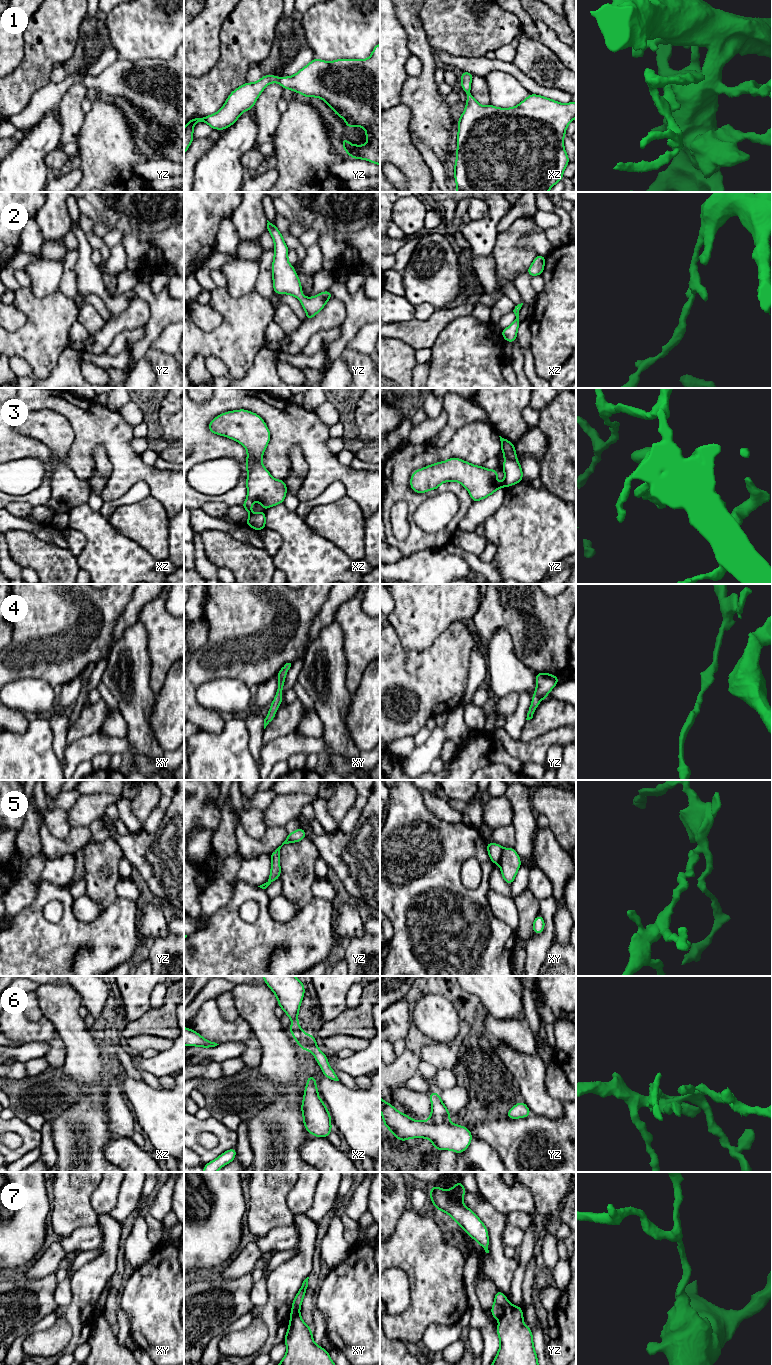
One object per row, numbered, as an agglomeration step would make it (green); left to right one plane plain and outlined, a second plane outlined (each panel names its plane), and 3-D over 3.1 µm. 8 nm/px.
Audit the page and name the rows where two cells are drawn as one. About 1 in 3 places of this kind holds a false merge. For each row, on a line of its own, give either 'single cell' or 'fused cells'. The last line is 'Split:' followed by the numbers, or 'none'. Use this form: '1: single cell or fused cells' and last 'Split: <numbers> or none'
1: single cell
2: single cell
3: fused cells
4: single cell
5: fused cells
6: fused cells
7: fused cells
Split: 3, 5, 6, 7

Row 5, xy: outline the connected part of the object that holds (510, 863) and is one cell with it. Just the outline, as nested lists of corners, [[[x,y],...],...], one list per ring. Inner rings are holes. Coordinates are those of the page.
[[[503,849],[499,864],[503,879],[508,885],[511,885],[516,877],[517,871],[521,867],[520,857],[515,849]]]

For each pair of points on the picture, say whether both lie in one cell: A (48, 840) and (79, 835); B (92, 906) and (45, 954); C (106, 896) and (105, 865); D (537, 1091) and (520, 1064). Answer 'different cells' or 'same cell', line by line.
A: same cell
B: different cells
C: same cell
D: same cell

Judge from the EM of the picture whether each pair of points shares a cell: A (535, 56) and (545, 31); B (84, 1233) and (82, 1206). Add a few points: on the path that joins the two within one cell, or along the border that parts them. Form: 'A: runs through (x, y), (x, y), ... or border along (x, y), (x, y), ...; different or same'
A: border along (539, 40), (559, 57); different
B: border along (96, 1224), (78, 1227), (68, 1236), (62, 1237); different

